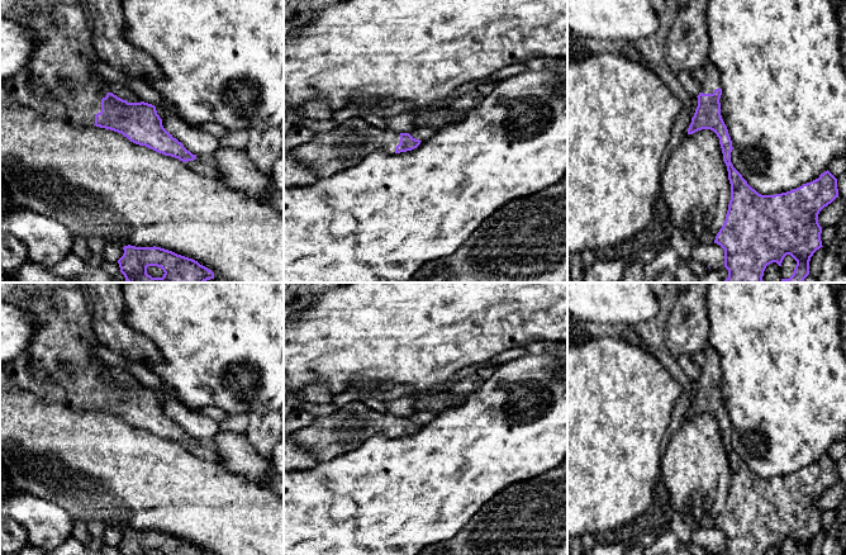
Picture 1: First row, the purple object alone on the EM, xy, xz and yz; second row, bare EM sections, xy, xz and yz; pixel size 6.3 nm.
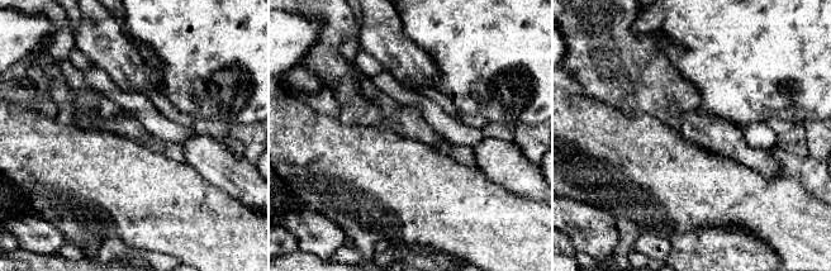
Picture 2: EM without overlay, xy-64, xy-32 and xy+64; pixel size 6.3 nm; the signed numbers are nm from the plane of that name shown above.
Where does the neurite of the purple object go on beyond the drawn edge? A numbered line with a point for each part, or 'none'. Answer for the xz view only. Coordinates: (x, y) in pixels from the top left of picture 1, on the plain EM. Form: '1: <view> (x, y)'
1: xz (342, 431)

